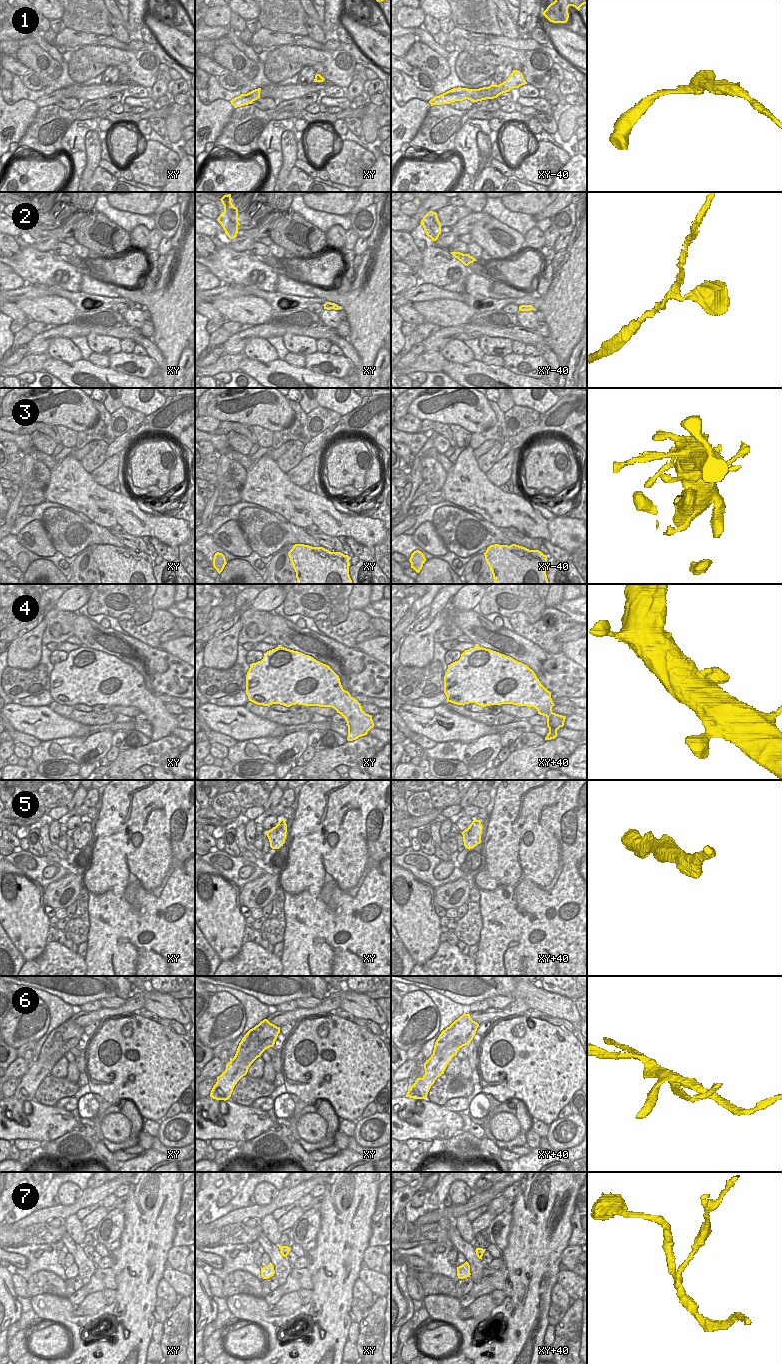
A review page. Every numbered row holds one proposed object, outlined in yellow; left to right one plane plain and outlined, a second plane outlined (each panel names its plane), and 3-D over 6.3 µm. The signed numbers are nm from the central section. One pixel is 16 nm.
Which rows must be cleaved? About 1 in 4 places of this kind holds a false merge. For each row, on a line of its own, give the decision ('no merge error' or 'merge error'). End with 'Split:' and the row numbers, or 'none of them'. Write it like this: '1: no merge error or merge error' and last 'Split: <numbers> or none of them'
1: no merge error
2: no merge error
3: no merge error
4: no merge error
5: no merge error
6: merge error
7: merge error
Split: 6, 7

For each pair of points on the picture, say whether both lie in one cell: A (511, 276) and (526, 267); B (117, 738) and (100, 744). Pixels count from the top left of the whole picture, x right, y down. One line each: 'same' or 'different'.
A: same
B: different

